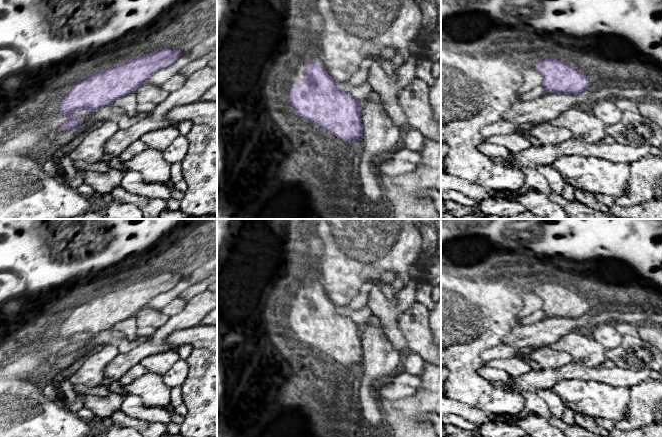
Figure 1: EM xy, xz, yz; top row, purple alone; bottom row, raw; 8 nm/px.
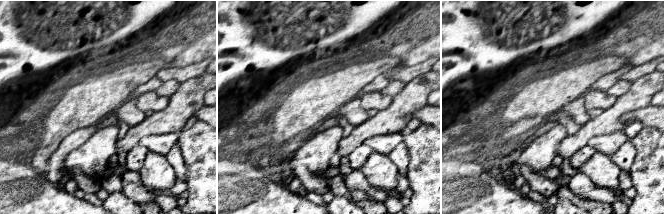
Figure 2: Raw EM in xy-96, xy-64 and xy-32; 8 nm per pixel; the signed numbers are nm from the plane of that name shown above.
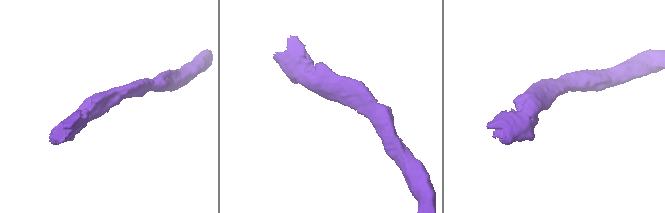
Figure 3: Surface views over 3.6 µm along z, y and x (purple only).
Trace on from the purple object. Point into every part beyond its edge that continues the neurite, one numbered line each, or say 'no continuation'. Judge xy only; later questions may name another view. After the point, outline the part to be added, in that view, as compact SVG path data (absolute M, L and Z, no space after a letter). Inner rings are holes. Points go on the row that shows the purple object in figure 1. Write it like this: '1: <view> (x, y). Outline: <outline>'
no continuation

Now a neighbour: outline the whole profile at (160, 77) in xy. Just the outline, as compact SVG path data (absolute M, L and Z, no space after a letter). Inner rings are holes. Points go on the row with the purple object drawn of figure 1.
M183 55L181 56L172 66L161 69L155 72L148 80L147 83L162 86L167 80L169 80L173 75L178 74L179 71L190 63L193 58Z

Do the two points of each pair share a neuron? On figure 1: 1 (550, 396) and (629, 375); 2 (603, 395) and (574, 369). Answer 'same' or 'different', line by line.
1: different
2: different

